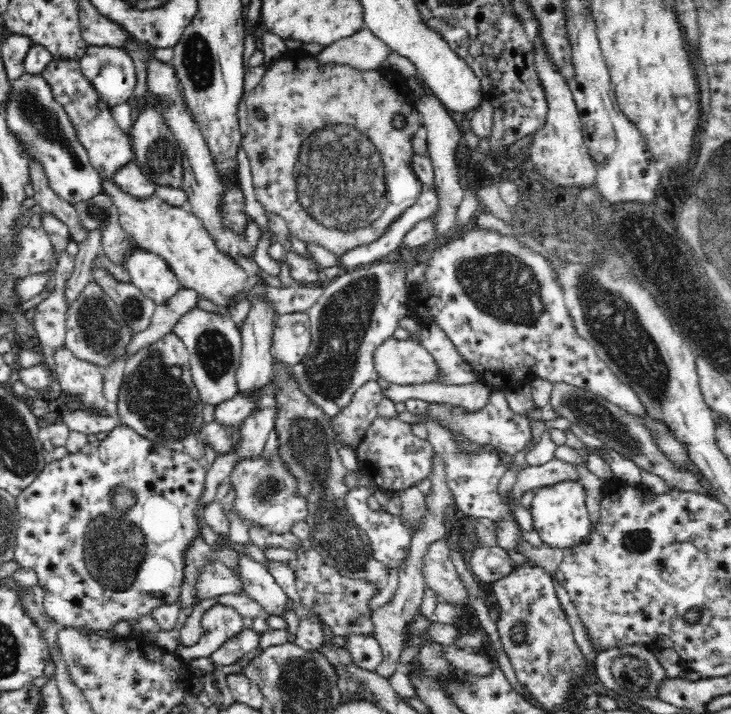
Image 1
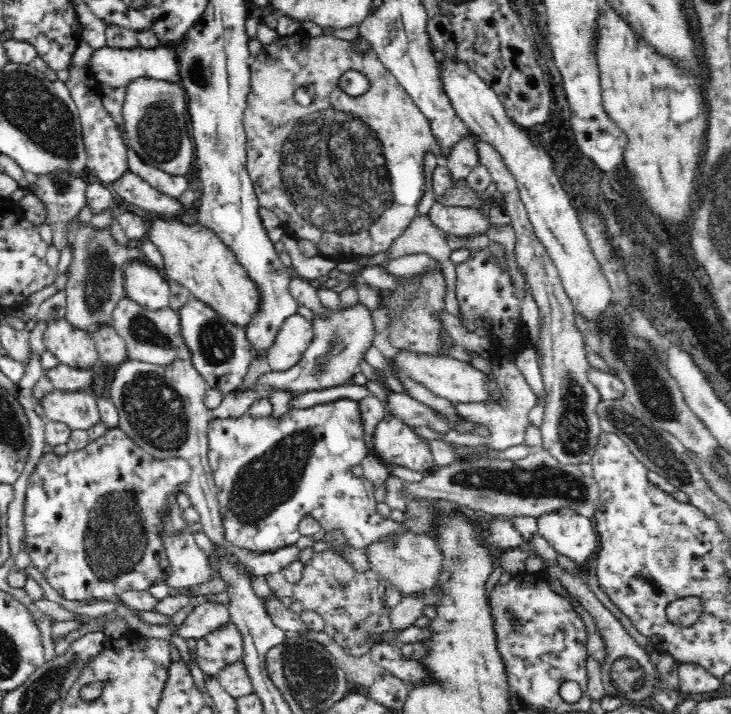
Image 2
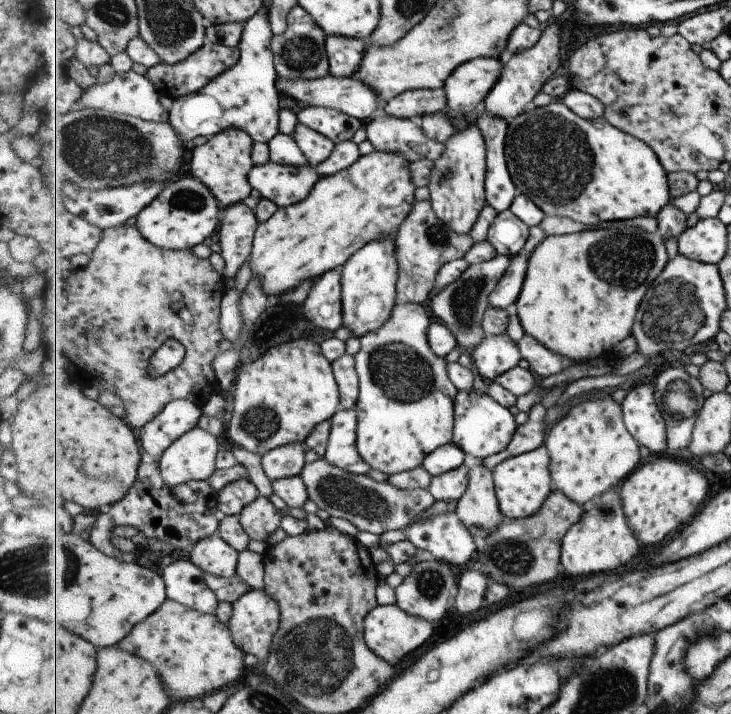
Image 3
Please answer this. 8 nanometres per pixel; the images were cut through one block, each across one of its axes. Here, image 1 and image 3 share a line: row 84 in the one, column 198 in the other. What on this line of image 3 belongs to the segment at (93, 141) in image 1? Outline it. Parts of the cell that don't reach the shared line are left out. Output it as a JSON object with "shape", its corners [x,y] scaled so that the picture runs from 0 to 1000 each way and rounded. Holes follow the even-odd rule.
{"shape":[[[285,59],[245,90],[234,92],[226,88],[215,88],[215,92],[202,97],[198,106],[212,119],[220,134],[235,137],[239,141],[259,130],[271,130],[278,126],[291,111],[297,111],[308,99],[319,95],[326,84],[326,66],[316,67],[312,63]]]}

